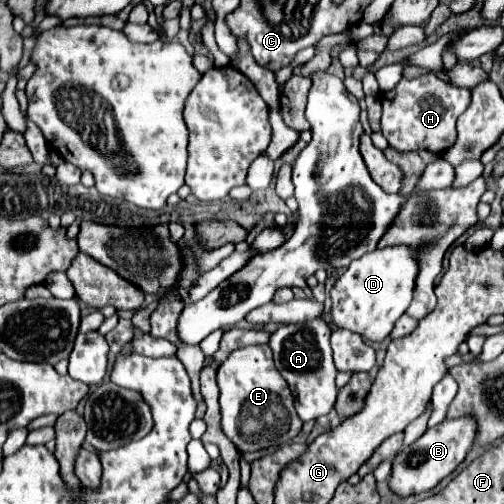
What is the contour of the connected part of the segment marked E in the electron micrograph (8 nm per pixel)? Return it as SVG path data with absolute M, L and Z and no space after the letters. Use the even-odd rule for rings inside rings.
M267 344L245 346L235 352L217 370L221 428L239 452L257 452L279 448L301 432L301 418L293 406L293 394L273 364L273 354Z

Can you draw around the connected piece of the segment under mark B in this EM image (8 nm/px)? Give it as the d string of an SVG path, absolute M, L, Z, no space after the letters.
M471 418L445 420L429 428L417 442L403 448L395 456L391 466L391 476L389 476L391 492L401 498L407 498L435 488L445 476L449 476L463 462L465 454L473 446L473 438L475 438L475 420Z

